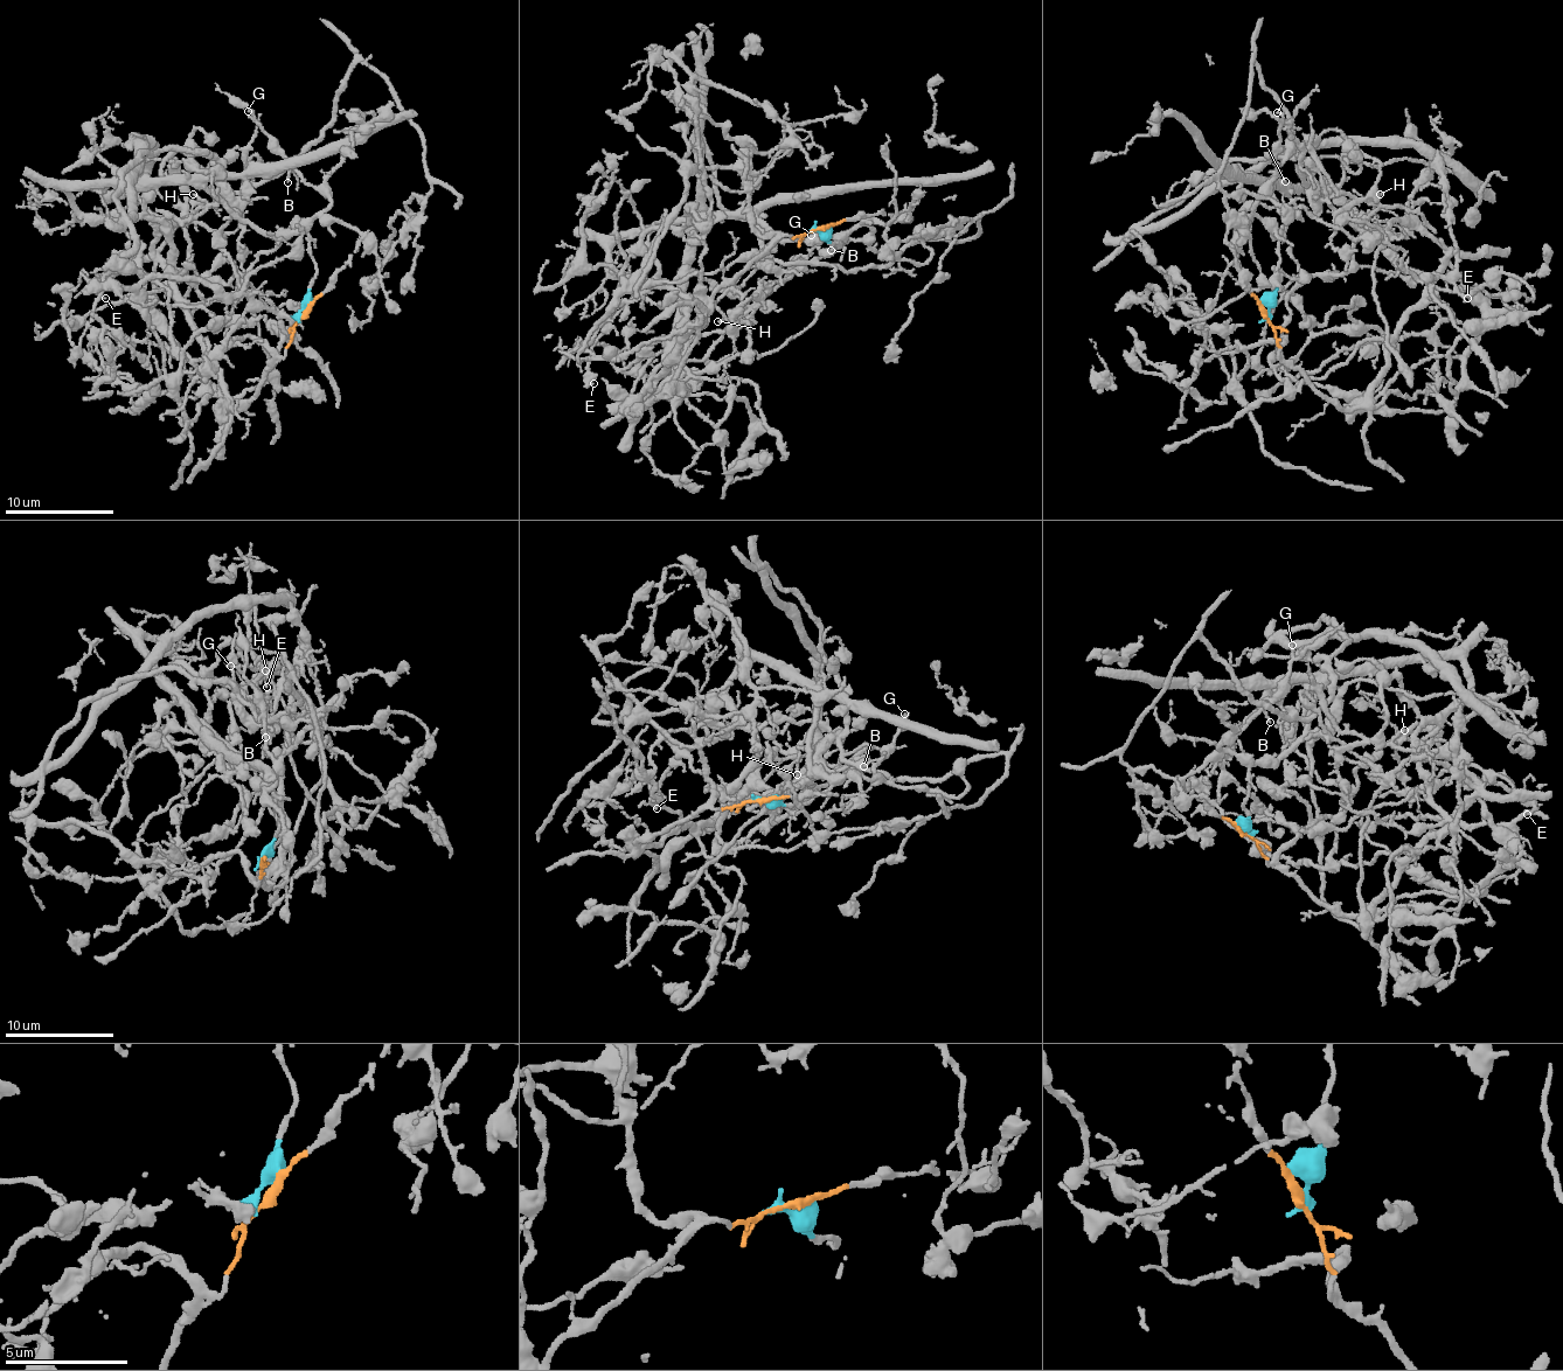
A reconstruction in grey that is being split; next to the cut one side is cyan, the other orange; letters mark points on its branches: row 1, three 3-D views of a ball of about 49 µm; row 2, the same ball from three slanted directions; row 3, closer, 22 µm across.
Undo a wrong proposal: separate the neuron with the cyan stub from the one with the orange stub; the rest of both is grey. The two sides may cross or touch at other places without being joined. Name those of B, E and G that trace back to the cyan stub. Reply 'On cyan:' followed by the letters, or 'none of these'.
On cyan: B, E, G

